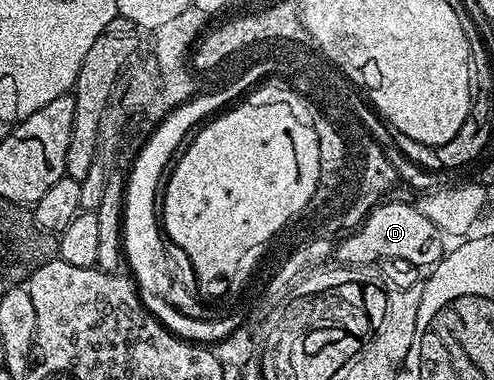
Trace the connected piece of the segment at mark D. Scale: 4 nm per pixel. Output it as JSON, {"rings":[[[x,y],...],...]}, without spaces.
{"rings":[[[380,202],[358,224],[357,232],[352,232],[348,240],[338,244],[338,250],[348,256],[347,263],[352,266],[379,265],[381,260],[402,258],[402,262],[410,262],[417,266],[434,266],[445,255],[445,237],[434,222],[419,212],[417,205],[386,204]]]}

